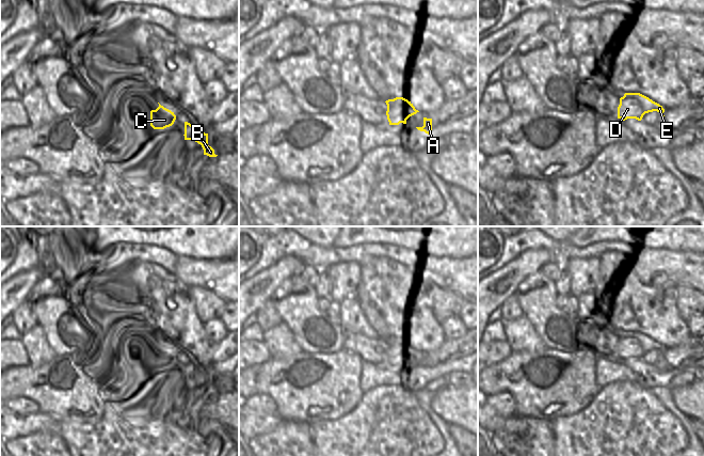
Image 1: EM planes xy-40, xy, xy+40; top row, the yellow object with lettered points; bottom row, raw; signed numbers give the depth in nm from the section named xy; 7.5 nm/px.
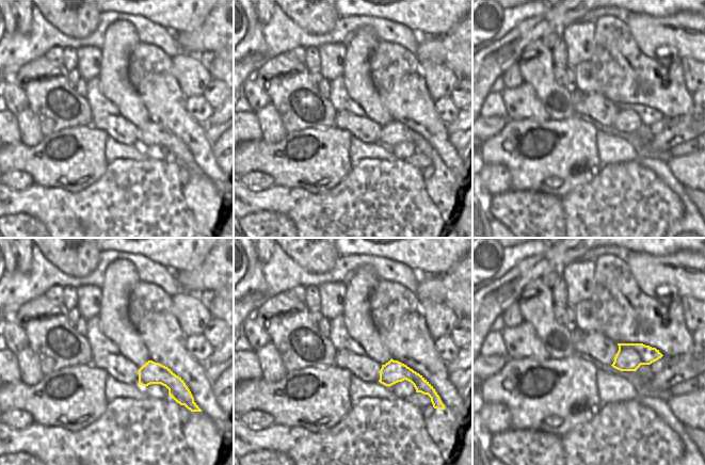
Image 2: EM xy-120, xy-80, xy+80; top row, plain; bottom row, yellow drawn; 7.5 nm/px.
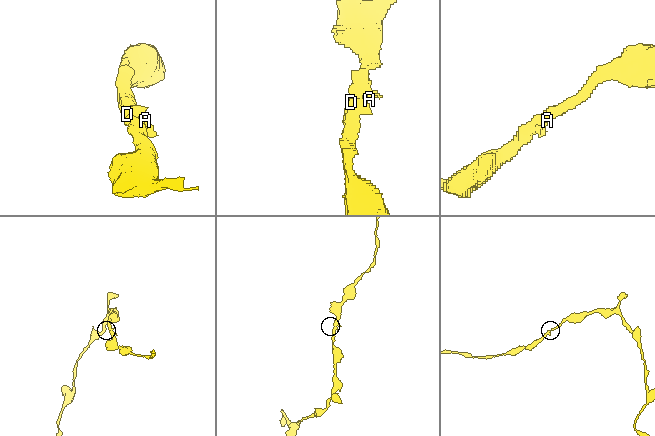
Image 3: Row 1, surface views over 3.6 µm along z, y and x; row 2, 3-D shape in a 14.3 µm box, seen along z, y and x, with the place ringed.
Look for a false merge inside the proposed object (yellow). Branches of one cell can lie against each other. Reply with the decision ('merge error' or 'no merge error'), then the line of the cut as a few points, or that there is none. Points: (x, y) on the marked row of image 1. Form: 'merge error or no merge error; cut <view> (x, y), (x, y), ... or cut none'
no merge error; cut none

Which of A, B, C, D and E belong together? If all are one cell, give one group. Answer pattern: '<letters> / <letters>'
A B C D E

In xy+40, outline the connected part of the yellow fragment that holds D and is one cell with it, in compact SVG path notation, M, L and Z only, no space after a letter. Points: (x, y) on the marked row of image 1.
M625 93L624 96L620 98L618 119L623 121L627 119L641 121L645 113L653 111L662 114L665 109L659 104L640 93Z

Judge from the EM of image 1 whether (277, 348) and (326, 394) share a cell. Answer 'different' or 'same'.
different

